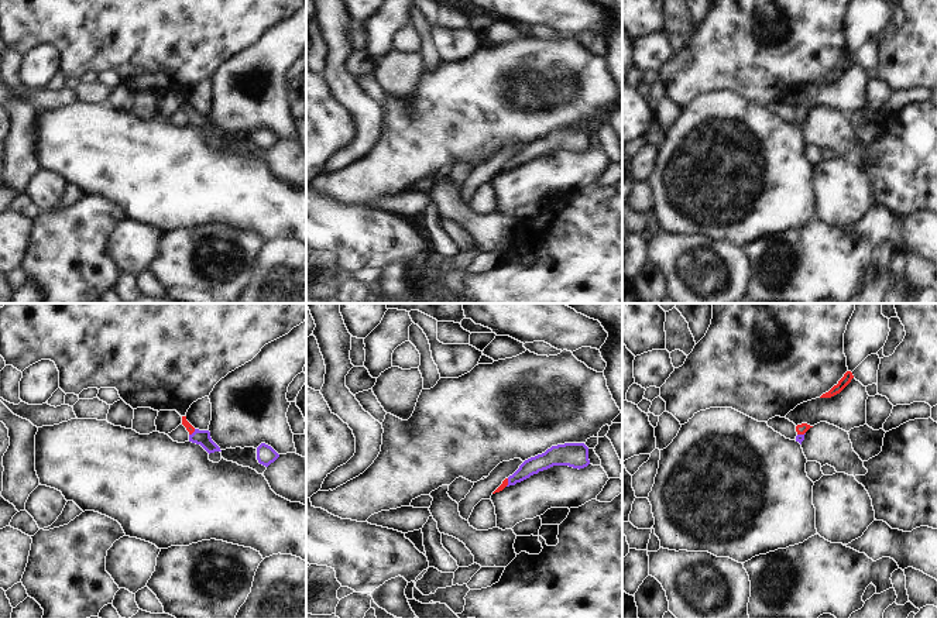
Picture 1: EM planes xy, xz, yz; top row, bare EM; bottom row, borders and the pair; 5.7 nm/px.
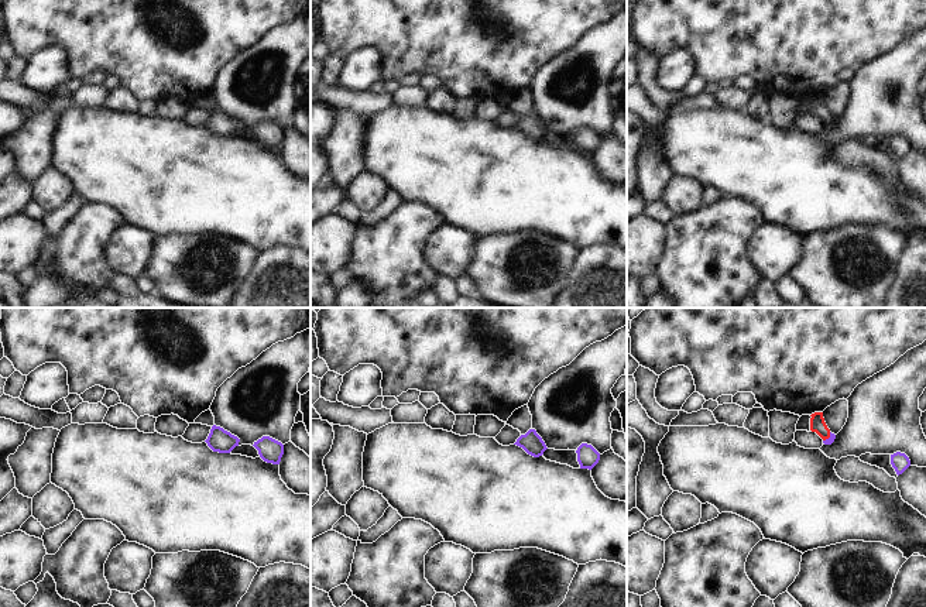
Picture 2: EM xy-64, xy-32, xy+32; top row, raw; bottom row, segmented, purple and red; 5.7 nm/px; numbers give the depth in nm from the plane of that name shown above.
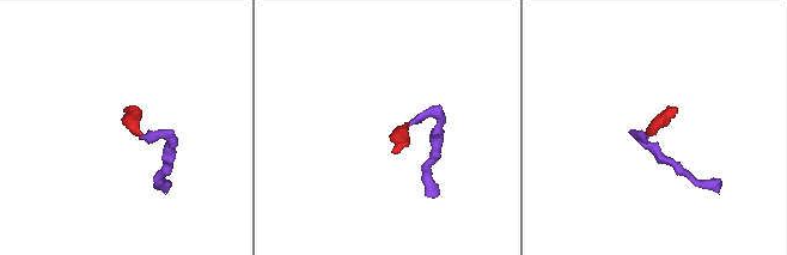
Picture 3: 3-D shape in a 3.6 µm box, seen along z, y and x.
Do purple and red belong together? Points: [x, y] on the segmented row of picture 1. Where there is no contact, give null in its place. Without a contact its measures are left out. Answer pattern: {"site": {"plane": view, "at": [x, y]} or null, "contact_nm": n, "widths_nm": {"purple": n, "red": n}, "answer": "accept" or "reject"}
{"site": {"plane": "xz", "at": [508, 483]}, "contact_nm": 50, "widths_nm": {"purple": 100, "red": 40}, "answer": "accept"}

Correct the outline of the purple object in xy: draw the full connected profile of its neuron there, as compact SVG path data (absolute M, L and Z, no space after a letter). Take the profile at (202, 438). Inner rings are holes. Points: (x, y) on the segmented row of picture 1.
M182 416L182 425L189 432L189 442L200 444L209 454L214 452L222 452L220 447L212 440L209 430L195 429L186 416Z

